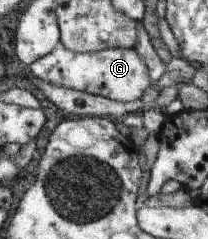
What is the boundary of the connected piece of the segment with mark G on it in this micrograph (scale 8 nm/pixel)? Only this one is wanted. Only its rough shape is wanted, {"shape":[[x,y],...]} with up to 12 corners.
{"shape":[[59,42],[30,71],[51,85],[135,101],[152,85],[135,48]]}

